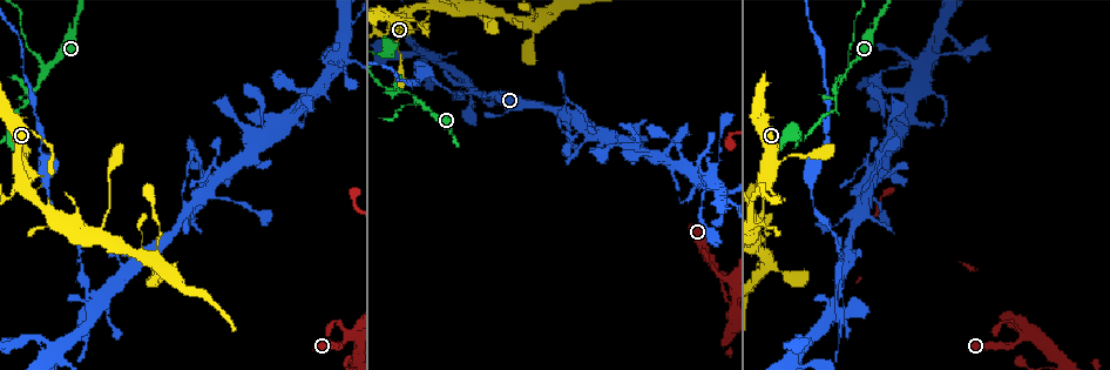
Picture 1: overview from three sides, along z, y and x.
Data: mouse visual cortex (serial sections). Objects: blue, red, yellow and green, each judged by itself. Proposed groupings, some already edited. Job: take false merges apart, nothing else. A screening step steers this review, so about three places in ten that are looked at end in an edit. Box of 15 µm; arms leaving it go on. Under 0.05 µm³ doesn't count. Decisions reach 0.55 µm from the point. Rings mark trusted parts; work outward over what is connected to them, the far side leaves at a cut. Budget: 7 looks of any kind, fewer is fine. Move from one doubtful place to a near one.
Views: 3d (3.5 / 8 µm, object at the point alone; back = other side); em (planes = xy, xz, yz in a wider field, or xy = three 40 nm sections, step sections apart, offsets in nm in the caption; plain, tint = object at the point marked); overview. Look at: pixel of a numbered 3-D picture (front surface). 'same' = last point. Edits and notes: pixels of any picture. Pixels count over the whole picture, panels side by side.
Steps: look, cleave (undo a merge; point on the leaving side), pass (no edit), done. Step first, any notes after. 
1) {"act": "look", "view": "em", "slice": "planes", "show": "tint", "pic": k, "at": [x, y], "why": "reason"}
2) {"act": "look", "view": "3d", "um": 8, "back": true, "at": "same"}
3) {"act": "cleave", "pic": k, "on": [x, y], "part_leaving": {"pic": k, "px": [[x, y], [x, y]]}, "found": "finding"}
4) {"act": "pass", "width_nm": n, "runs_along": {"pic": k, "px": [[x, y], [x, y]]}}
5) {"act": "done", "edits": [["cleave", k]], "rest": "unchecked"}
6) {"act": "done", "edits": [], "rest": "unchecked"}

{"act": "look", "view": "3d", "um": 8, "pic": 1, "at": [479, 93]}

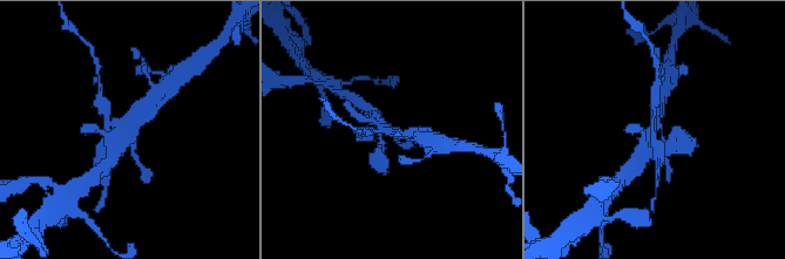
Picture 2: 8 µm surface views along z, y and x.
{"act": "look", "view": "3d", "um": 3.5, "pic": 2, "at": [128, 123], "why": "zoom in"}

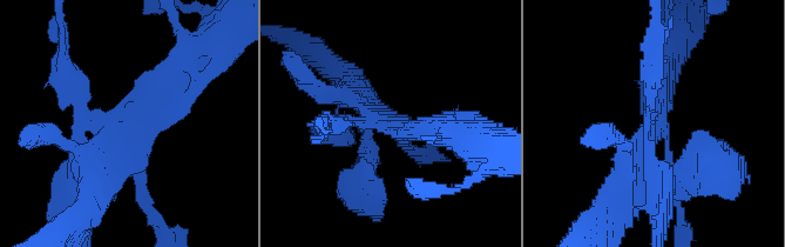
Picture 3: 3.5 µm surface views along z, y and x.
{"act": "look", "view": "em", "slice": "xy", "step": 2, "show": "tint", "pic": 3, "at": [389, 126]}

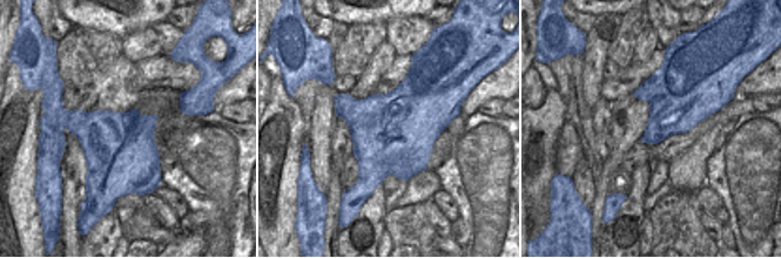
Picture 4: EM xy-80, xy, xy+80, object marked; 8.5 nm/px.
{"act": "cleave", "pic": 3, "on": [342, 126], "part_leaving": {"pic": 3, "px": [[353, 125], [320, 125]]}, "found": "a second cell is stuck on"}

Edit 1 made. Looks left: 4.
{"act": "look", "view": "3d", "um": 8, "pic": 1, "at": [858, 213], "why": "side arm on a straight run"}

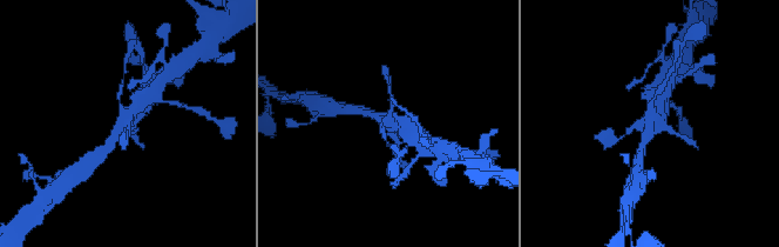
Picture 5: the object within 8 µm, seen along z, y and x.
{"act": "look", "view": "3d", "um": 3.5, "pic": 5, "at": [650, 122]}

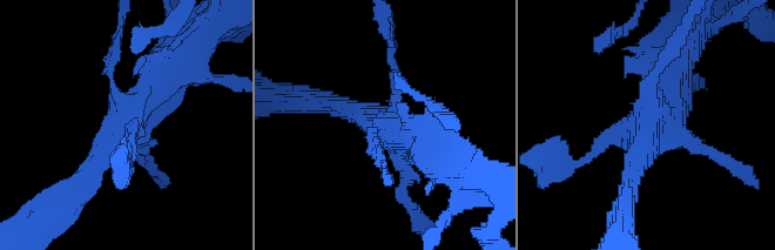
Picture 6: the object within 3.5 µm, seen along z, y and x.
{"act": "pass", "runs_along": {"pic": 6, "px": [[76, 187], [170, 65]]}, "found": "continuous, no second cell"}

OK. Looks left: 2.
{"act": "done", "edits": [["cleave", 3]], "rest": "unchecked"}

